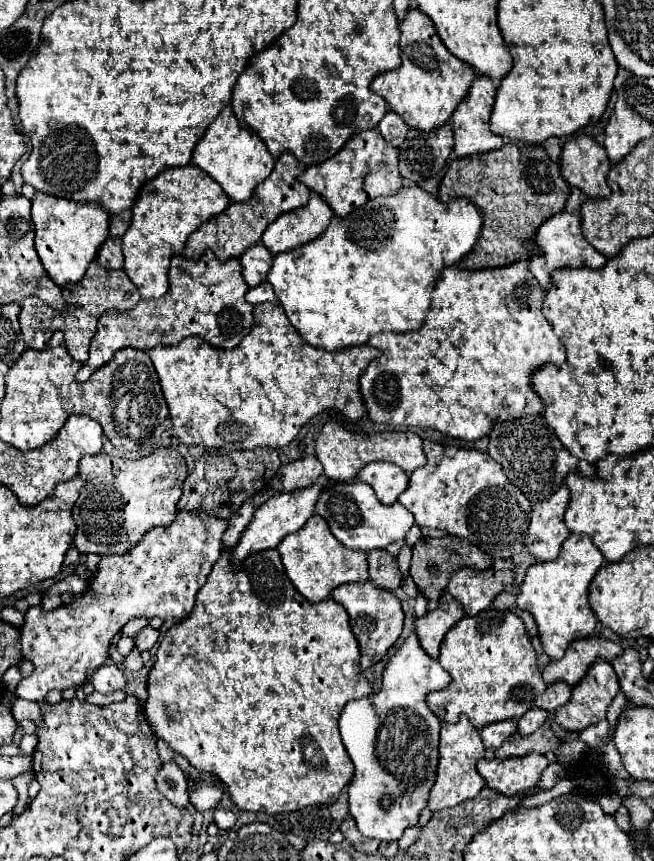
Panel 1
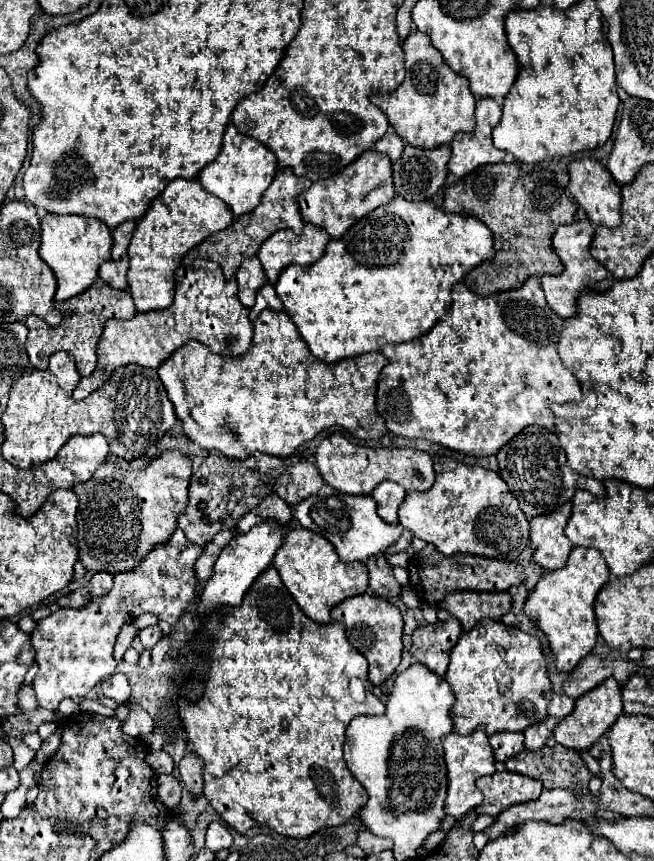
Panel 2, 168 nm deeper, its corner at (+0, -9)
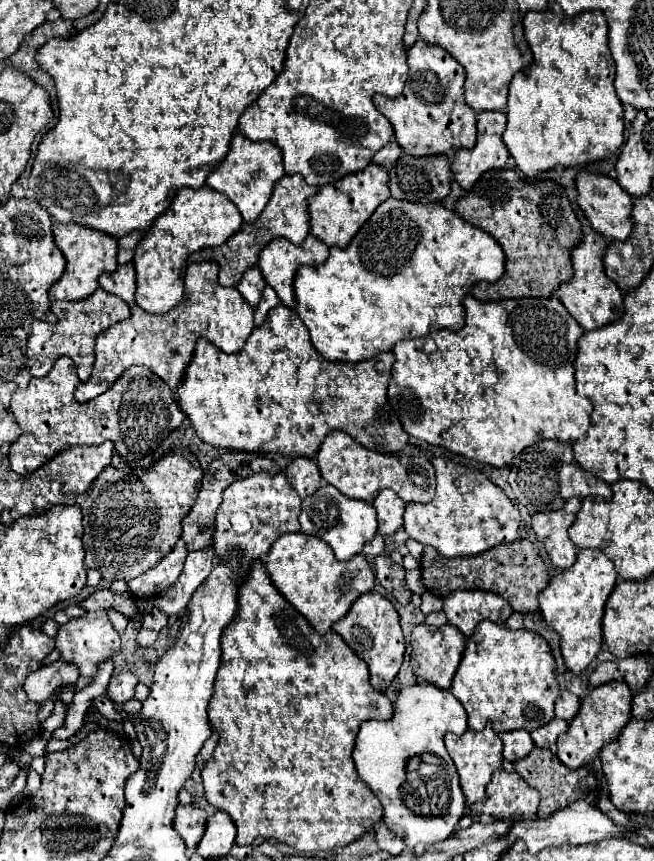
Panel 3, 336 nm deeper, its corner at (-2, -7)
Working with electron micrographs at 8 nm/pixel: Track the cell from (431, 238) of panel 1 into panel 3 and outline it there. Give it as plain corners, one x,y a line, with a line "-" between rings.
386,199
354,235
348,249
330,247
330,257
318,267
300,267
296,275
296,311
310,331
312,345
328,361
356,363
390,351
402,339
426,337
438,329
458,331
464,325
464,297
474,283
496,281
504,273
504,251
486,231
470,225
440,203
410,203

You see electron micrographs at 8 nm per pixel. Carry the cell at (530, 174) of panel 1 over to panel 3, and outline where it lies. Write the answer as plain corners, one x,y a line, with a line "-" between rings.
494,169
456,203
456,211
490,233
506,253
506,273
496,283
478,283
472,295
480,301
502,301
520,297
548,299
560,283
572,279
572,249
582,239
582,225
576,219
564,187
554,181
518,179
516,171

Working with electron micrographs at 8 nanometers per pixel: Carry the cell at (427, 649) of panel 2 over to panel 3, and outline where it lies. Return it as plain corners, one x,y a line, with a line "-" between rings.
416,625
412,629
412,671
418,679
424,683
436,685
440,689
450,689
452,677
460,665
462,653
466,649
466,637
454,627
454,625
444,625
444,627
430,627
430,625

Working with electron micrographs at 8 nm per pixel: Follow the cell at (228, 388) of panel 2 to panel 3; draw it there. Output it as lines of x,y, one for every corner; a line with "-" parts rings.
278,305
270,309
264,325
256,327
244,349
228,355
206,339
196,343
194,357
186,369
184,383
178,387
180,409
192,421
196,435
214,445
244,453
278,453
286,457
312,457
332,429
354,437
362,447
378,453
398,453
408,443
408,433
388,403
388,381
394,363
392,353
380,353
374,359
358,363
326,361
308,339
308,329
294,309

